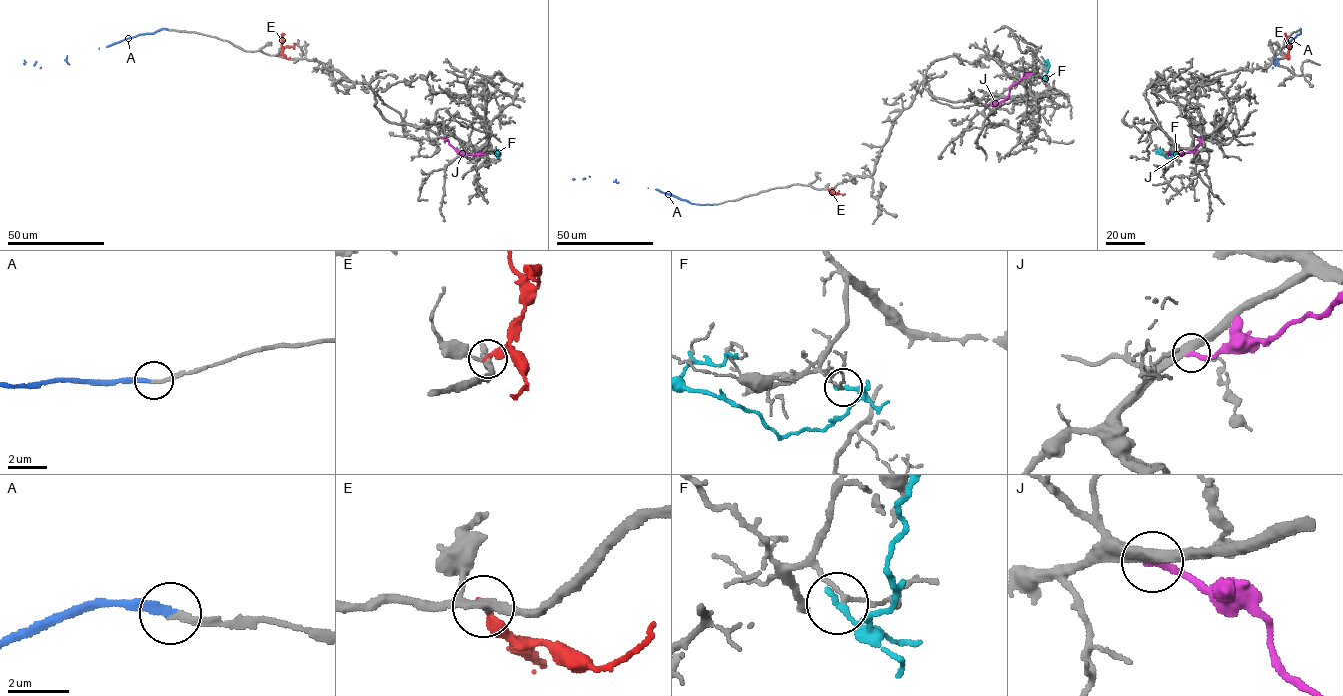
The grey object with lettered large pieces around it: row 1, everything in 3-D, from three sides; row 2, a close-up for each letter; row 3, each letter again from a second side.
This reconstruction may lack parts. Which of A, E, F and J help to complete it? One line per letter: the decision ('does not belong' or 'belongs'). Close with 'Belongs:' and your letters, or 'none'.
A: belongs
E: does not belong
F: does not belong
J: does not belong
Belongs: A

